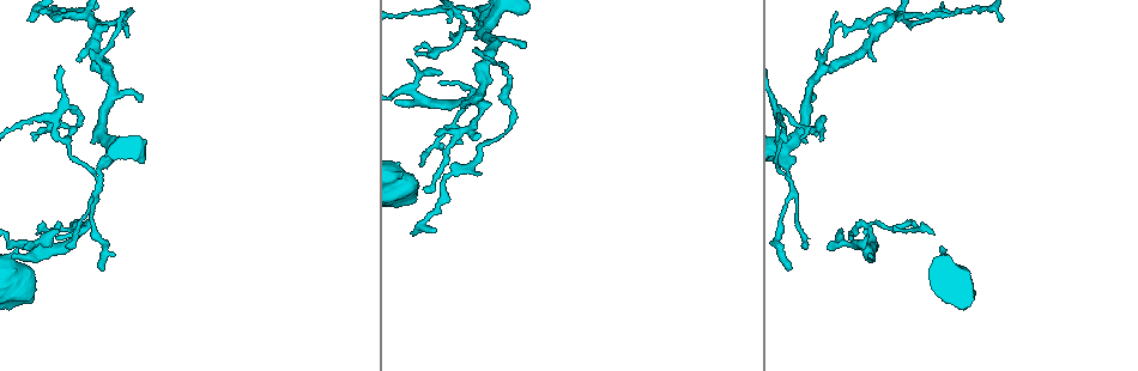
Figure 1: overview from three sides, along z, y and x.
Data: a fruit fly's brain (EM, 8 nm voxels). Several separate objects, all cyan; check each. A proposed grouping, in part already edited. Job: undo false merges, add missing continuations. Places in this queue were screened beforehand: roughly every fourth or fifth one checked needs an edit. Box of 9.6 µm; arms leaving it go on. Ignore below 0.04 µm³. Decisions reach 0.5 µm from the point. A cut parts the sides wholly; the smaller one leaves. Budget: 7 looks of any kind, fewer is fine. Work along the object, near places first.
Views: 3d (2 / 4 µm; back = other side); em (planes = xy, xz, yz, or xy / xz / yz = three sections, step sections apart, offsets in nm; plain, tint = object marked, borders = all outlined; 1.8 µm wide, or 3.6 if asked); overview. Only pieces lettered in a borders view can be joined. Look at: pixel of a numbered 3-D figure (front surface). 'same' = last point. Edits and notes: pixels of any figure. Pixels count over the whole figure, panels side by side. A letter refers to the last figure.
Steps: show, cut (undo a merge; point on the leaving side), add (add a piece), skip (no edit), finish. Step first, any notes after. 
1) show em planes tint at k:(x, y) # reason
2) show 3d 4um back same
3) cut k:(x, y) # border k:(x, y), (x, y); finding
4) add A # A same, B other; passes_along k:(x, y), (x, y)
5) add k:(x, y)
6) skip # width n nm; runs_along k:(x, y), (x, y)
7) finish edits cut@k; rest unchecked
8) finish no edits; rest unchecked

show 3d 4um at 1:(825, 68)

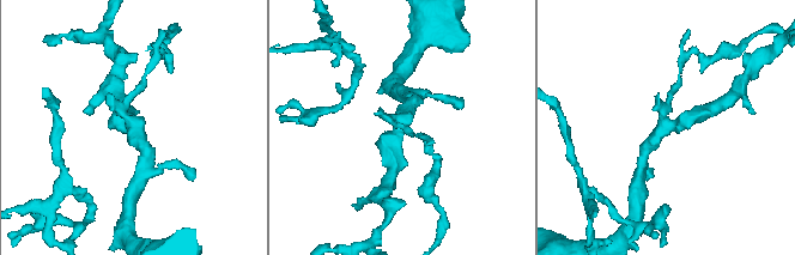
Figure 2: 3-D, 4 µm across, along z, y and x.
show em planes borders at 2:(134, 127)

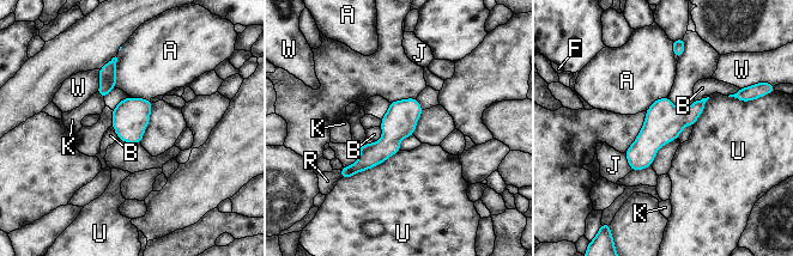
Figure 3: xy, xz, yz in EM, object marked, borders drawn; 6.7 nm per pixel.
cut 3:(110, 67) # width 220 nm; A other, B other, F other, J other, K other, R other, U other, W other; border 3:(103, 67), (104, 79), (114, 86); two cells meet here

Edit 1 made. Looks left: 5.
show em 3.6um yz step 16 tint at 1:(940, 245) # branch stops here

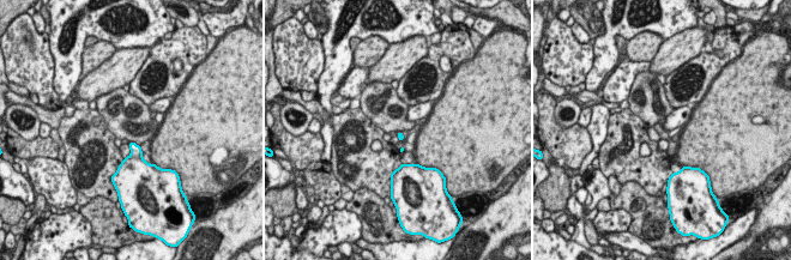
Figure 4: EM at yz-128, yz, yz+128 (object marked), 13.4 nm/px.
show em 3.6um planes borders same

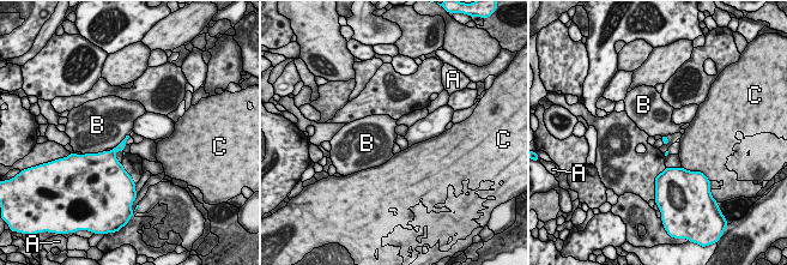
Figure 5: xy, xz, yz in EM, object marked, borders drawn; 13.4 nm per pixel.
skip # A other, B other, C other; border 5:(128, 134), (113, 149); no lettered piece goes on from it

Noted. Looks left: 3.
finish edits cut@3; rest unchecked

